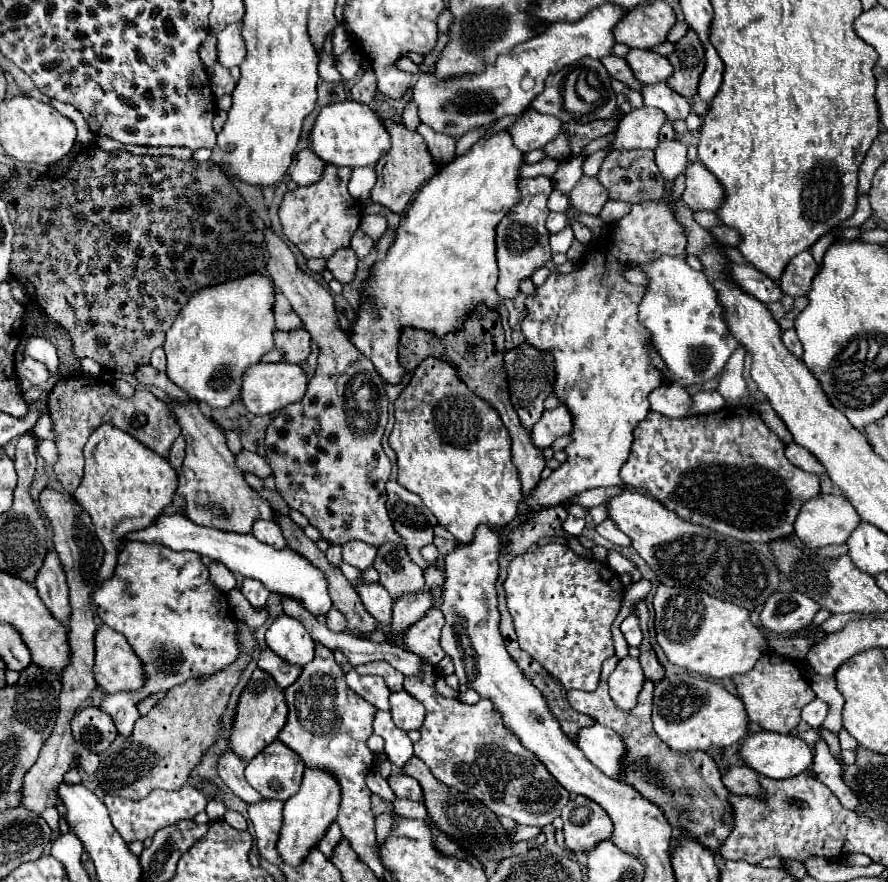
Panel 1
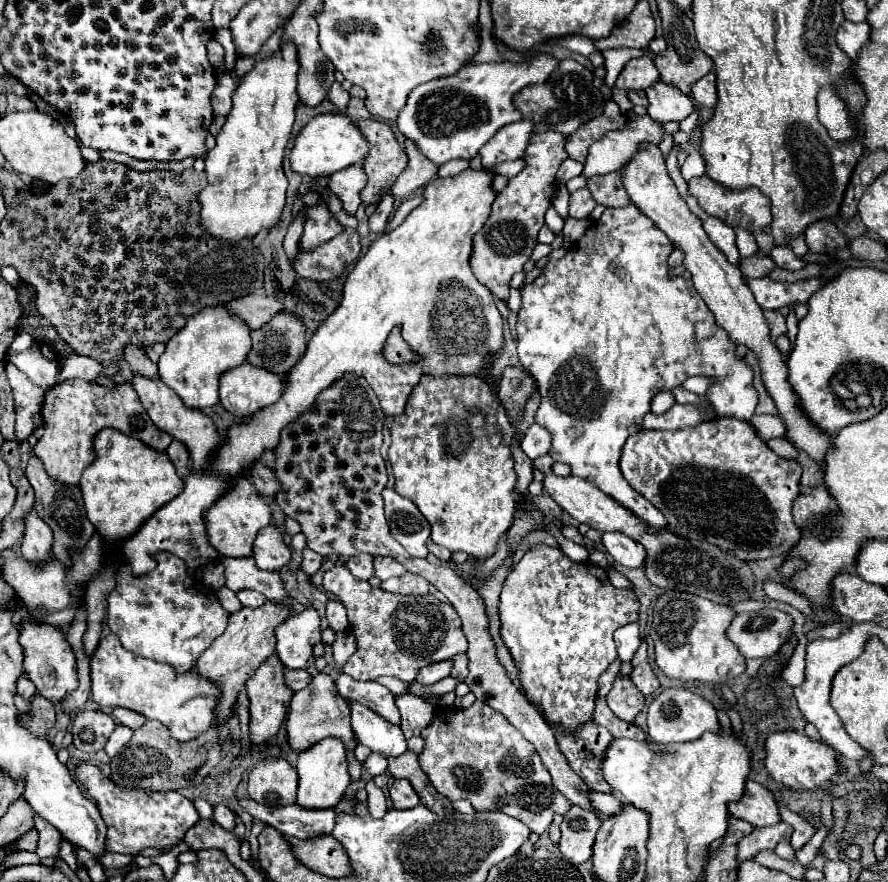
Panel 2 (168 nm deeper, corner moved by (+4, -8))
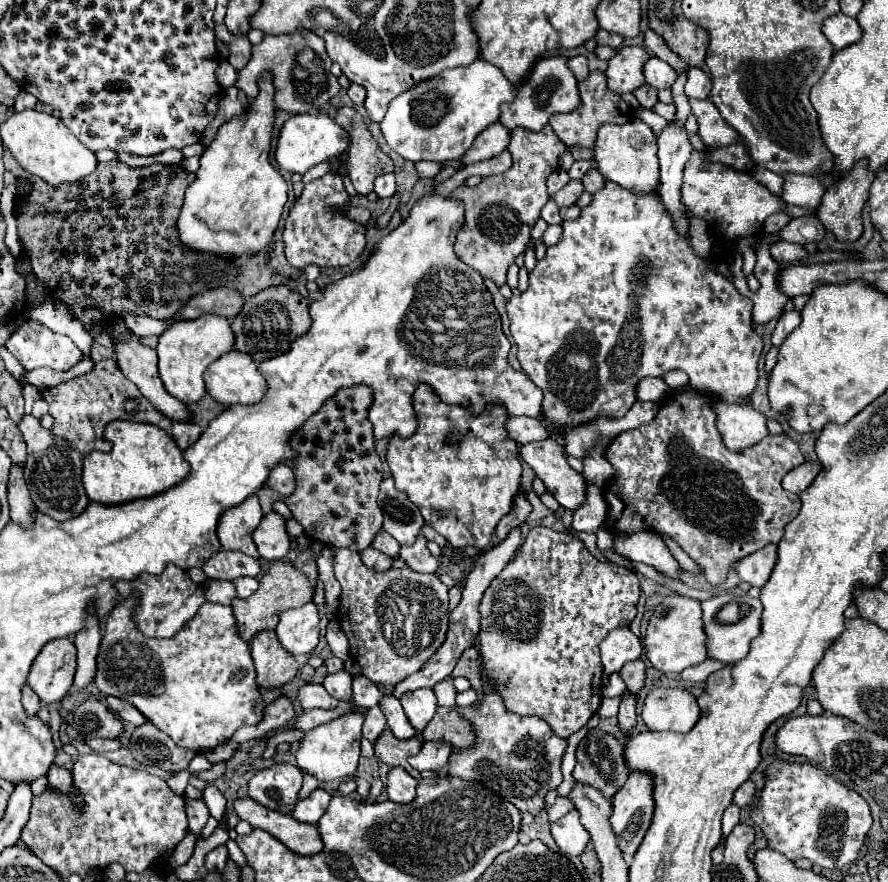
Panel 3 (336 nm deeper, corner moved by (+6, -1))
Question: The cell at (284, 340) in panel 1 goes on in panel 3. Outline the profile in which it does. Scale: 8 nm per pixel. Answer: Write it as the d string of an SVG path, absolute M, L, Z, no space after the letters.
M286 286L268 288L248 298L242 308L242 314L238 314L232 320L232 330L236 336L236 350L250 354L256 364L288 352L292 340L306 334L308 328L310 328L308 302Z

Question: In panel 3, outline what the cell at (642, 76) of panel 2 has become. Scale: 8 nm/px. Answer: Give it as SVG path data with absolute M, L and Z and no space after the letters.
M630 46L630 48L620 48L608 62L608 70L606 70L606 78L610 80L608 82L608 88L616 94L626 94L626 92L634 92L638 86L644 84L644 74L642 74L642 68L644 64L648 62L650 54L646 48L642 46Z

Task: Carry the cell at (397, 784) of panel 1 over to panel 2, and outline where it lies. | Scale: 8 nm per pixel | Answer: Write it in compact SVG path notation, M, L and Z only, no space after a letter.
M398 779L398 781L392 783L390 799L392 799L396 809L412 809L412 807L416 807L420 803L416 791L412 789L412 785L406 779Z

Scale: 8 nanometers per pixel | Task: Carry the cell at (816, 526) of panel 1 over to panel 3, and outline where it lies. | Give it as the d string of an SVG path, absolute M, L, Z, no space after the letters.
M804 462L802 466L790 470L784 480L782 480L782 486L786 492L792 492L792 494L802 494L812 482L814 478L818 476L820 472L820 464L814 464L814 462Z

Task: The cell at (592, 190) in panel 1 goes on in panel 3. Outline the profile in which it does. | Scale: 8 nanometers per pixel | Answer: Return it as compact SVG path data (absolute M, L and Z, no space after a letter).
M570 180L560 192L556 192L552 198L554 198L554 202L562 208L562 206L572 206L572 204L576 204L576 200L578 200L578 196L584 192L584 186L582 186L582 182L580 180Z

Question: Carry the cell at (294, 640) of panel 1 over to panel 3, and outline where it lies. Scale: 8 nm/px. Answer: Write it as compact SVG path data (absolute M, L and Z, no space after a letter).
M308 602L302 608L292 608L280 614L276 636L292 656L310 654L318 644L318 622L316 604Z

